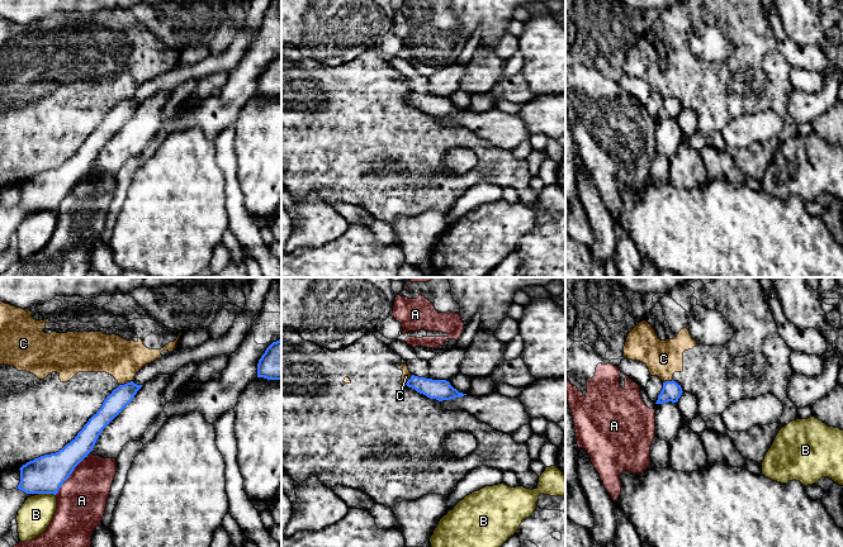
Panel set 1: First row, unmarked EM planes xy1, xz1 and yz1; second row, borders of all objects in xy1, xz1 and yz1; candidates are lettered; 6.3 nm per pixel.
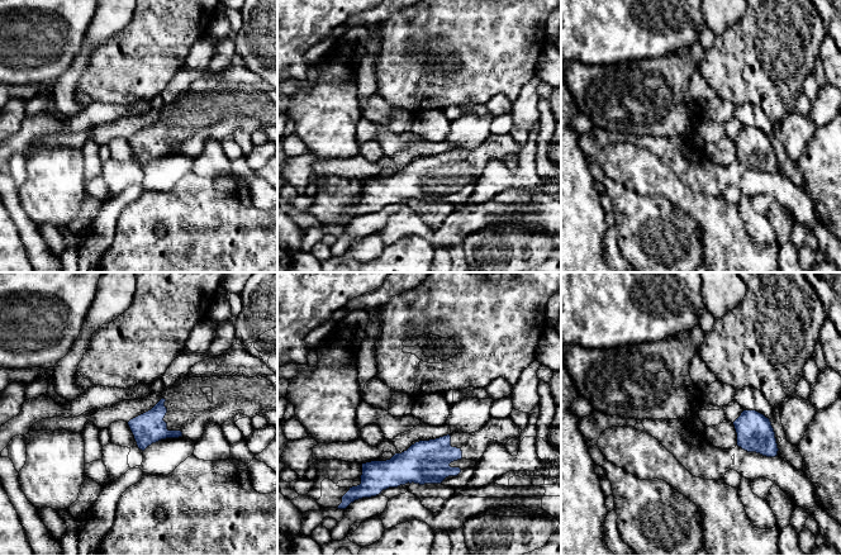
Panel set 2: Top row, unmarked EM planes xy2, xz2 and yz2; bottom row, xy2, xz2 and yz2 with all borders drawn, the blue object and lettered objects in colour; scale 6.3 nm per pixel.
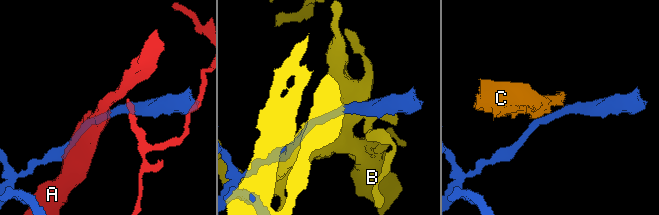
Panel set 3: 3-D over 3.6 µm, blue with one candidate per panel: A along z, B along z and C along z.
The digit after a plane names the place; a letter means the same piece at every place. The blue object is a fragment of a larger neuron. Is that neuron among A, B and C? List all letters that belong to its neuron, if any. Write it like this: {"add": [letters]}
{"add": []}

